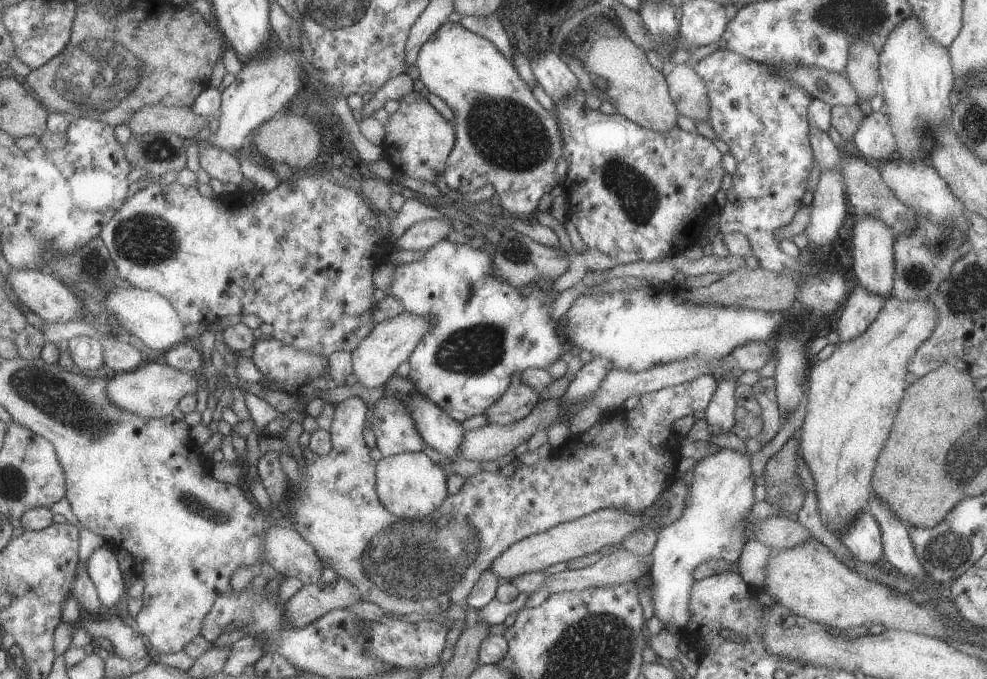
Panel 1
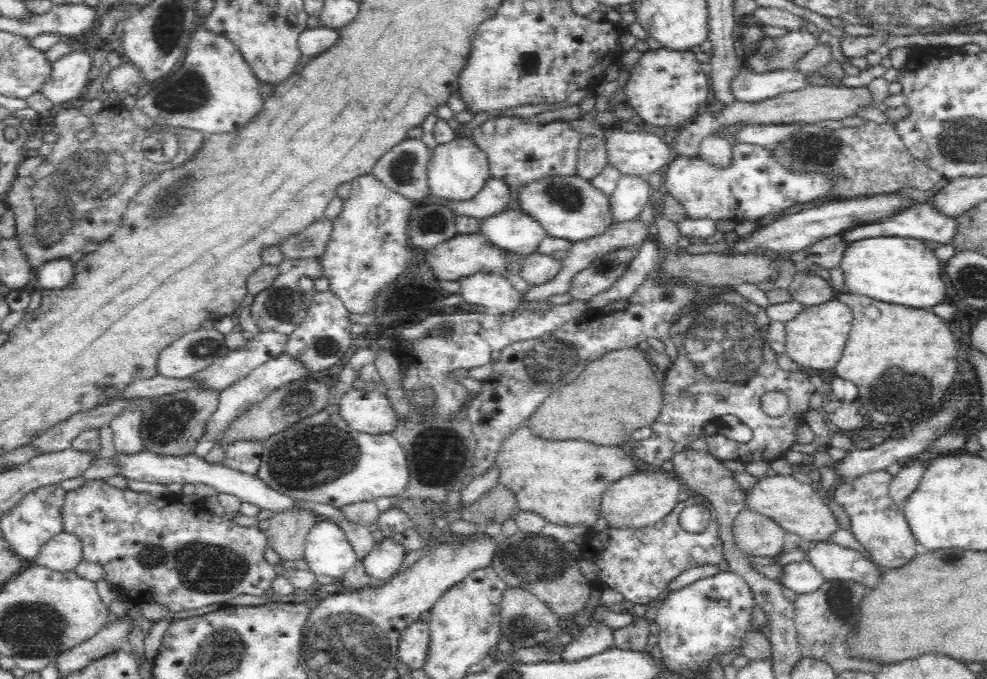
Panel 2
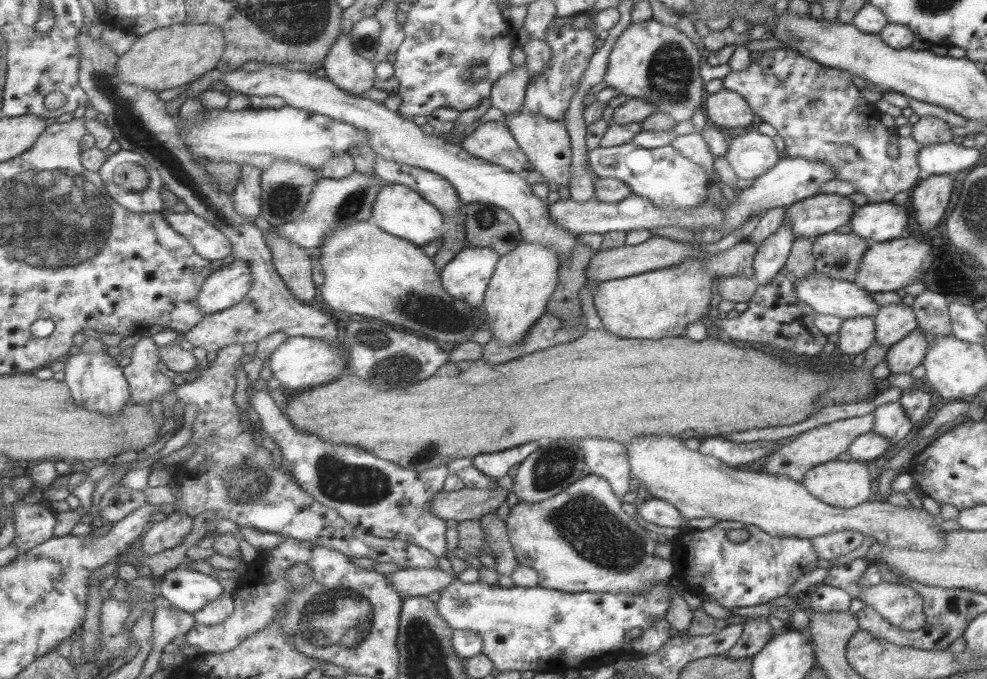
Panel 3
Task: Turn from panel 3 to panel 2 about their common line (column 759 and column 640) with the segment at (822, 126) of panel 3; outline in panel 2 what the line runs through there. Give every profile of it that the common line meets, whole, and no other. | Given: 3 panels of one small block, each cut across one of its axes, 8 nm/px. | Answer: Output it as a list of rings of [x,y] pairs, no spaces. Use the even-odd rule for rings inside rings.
[[[659,47],[657,49],[649,48],[642,52],[642,56],[630,69],[630,74],[624,85],[621,87],[624,93],[622,103],[630,106],[643,123],[653,124],[654,126],[671,126],[676,128],[692,121],[702,110],[703,105],[711,102],[710,78],[706,77],[701,69],[701,62],[696,58],[696,53],[691,50],[675,51]]]

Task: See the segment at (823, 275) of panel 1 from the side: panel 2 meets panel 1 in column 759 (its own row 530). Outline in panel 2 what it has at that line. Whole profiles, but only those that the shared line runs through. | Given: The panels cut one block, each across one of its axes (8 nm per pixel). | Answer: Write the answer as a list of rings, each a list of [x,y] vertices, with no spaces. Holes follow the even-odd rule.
[[[87,480],[83,486],[70,490],[66,493],[64,504],[62,504],[62,523],[64,523],[64,531],[74,534],[80,538],[83,546],[83,560],[95,562],[106,571],[105,579],[112,582],[116,590],[120,590],[123,596],[132,603],[143,603],[148,601],[158,602],[170,609],[170,612],[180,612],[182,610],[192,610],[193,608],[202,608],[210,606],[210,604],[222,604],[230,601],[238,594],[251,594],[252,596],[262,596],[271,588],[271,582],[277,575],[275,566],[269,564],[264,559],[264,550],[267,547],[266,530],[258,527],[258,525],[238,526],[230,521],[230,516],[218,515],[216,512],[208,512],[206,510],[182,510],[180,502],[170,502],[170,498],[166,498],[163,494],[156,497],[148,492],[136,492],[129,489],[114,488],[107,484],[105,480]]]

